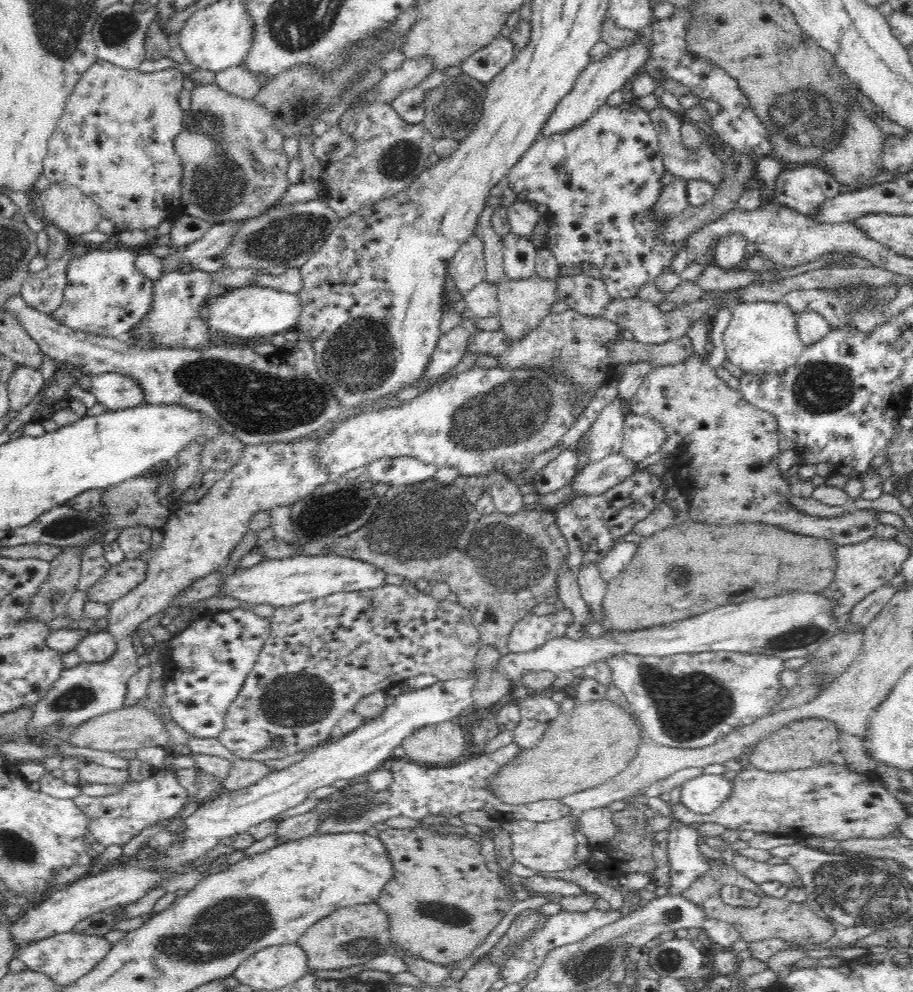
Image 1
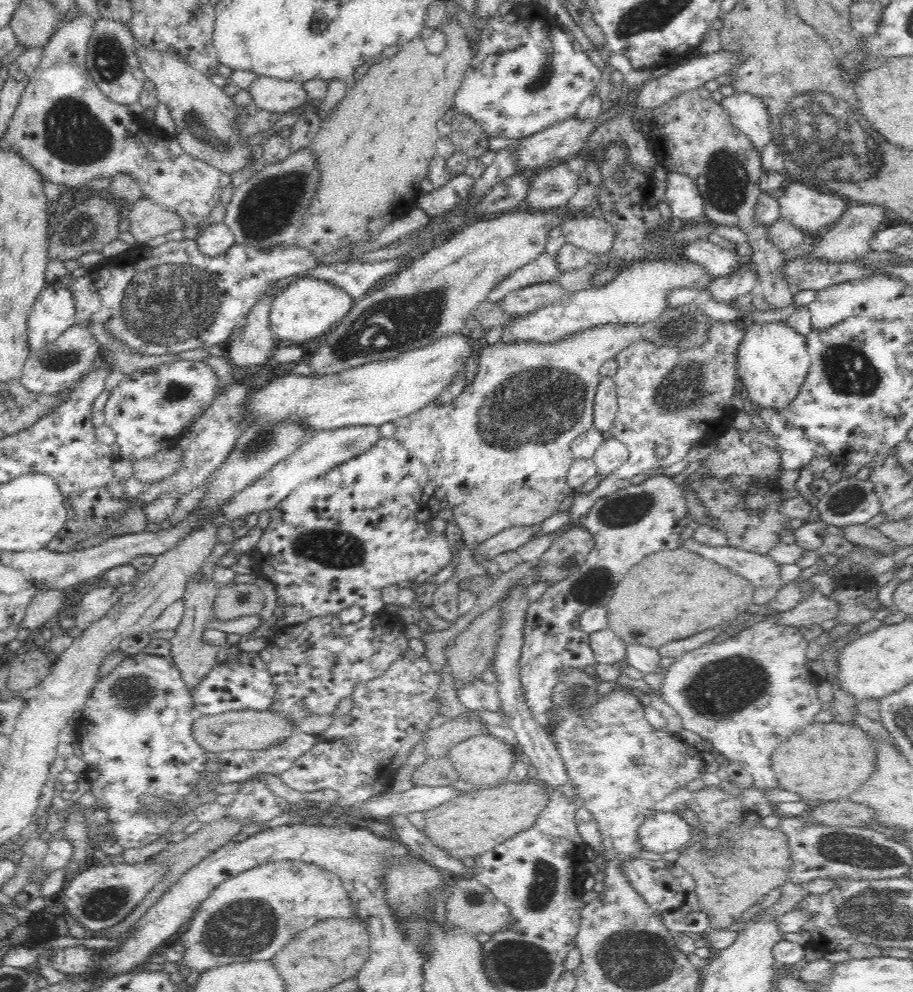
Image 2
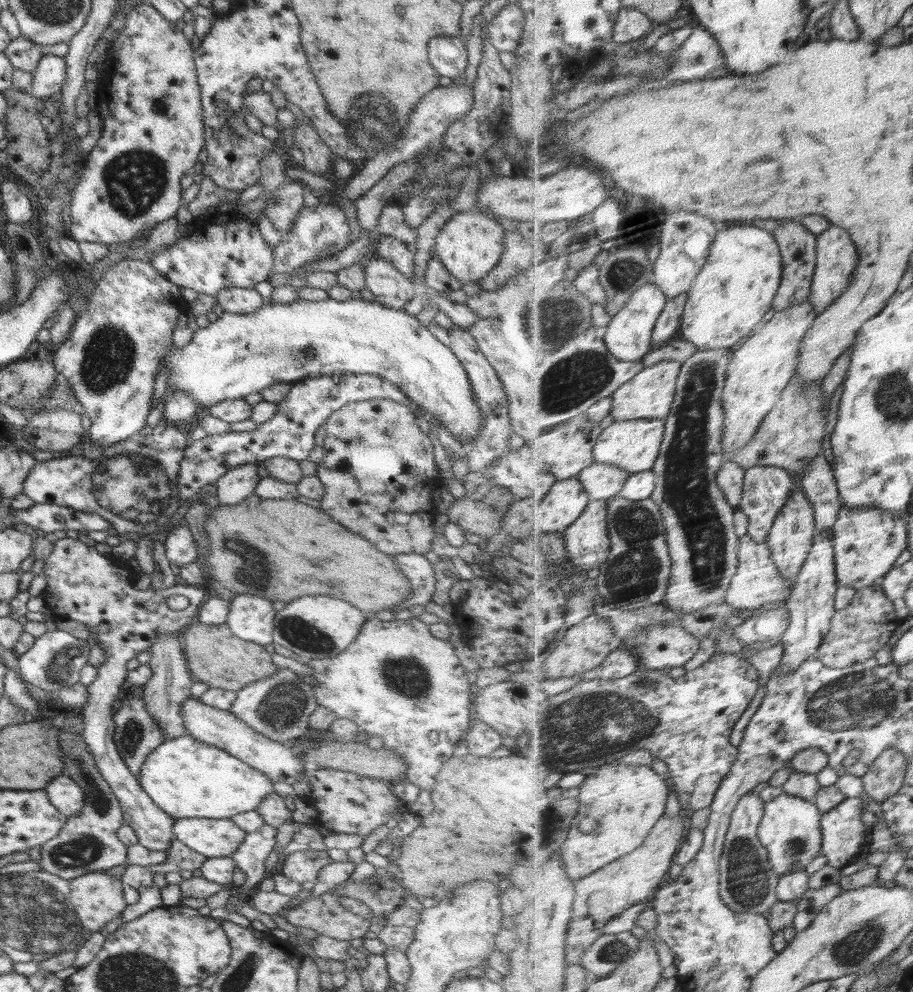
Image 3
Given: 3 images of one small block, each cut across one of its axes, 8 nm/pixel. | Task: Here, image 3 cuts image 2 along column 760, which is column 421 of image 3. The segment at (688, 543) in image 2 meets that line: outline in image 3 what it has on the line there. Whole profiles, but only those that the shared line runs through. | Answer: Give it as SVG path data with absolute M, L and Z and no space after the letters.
M396 554L392 556L398 569L406 574L412 584L410 600L399 604L398 610L410 609L413 605L426 605L432 600L435 593L435 573L432 564L424 555Z

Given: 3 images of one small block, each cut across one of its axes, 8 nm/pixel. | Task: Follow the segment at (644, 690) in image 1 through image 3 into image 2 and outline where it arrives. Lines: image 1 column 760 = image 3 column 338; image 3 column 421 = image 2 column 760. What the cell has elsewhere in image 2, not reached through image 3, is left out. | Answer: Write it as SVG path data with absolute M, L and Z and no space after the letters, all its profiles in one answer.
M778 615L767 616L765 620L746 627L735 635L726 638L726 640L722 640L718 643L706 643L700 648L683 654L680 659L676 660L676 662L667 669L664 675L664 680L660 688L661 698L676 710L678 716L682 719L683 728L699 734L704 740L704 743L707 744L708 749L716 753L720 760L741 762L747 772L752 775L756 788L766 790L766 792L772 788L779 788L779 782L771 767L772 752L778 748L782 741L790 738L801 728L808 726L808 724L812 724L814 722L814 716L826 707L818 698L817 686L819 679L813 677L806 669L806 662L808 661L806 648L808 648L808 641L806 641L806 638L800 633L798 627L778 623Z

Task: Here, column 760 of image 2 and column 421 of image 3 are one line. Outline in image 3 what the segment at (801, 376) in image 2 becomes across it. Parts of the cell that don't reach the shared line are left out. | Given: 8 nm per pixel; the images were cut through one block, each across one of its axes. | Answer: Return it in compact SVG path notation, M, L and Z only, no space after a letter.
M296 299L289 303L265 303L254 312L250 314L234 314L232 312L223 312L217 320L210 322L206 328L198 329L194 332L190 343L186 344L180 349L176 349L171 344L169 351L161 358L161 362L164 361L168 364L168 381L167 386L170 386L170 390L177 391L180 389L185 393L188 393L197 406L211 407L217 402L226 399L244 399L247 394L253 392L260 392L264 388L272 386L274 383L291 383L294 381L302 381L303 378L314 378L328 375L336 375L342 373L352 374L375 374L380 378L384 378L392 382L394 386L397 386L410 400L415 402L417 406L420 406L422 410L425 410L427 417L432 422L441 422L448 432L458 441L463 438L477 438L481 433L481 424L483 424L483 418L481 417L481 410L475 401L475 394L473 393L471 382L468 380L468 375L464 370L464 367L460 364L459 358L447 347L443 342L434 338L426 327L422 326L420 321L416 319L415 315L406 313L404 310L396 310L388 308L383 304L374 301L366 301L364 299L348 299L344 302L338 302L334 299L324 299L323 301L308 301L302 299Z

